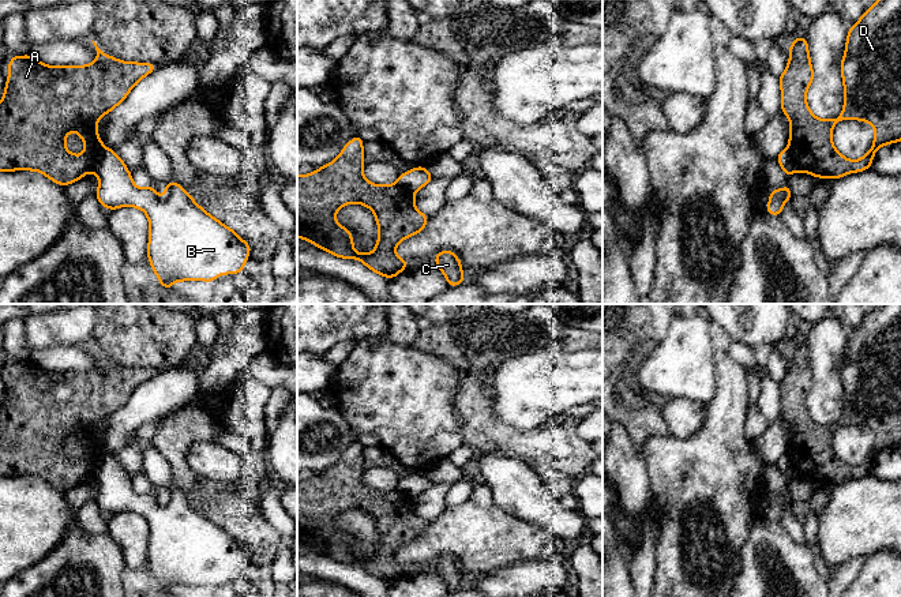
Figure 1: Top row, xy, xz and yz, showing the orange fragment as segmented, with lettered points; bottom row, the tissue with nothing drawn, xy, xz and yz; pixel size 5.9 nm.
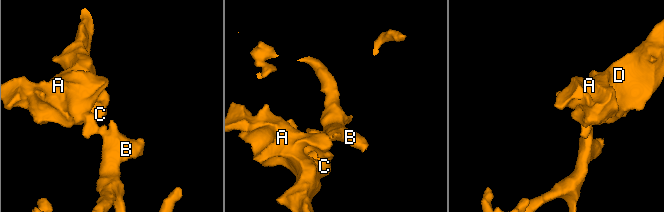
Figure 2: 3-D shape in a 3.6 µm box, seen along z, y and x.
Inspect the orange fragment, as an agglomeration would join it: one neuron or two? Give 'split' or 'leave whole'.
split

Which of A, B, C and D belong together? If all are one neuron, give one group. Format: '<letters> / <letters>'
A C D / B

